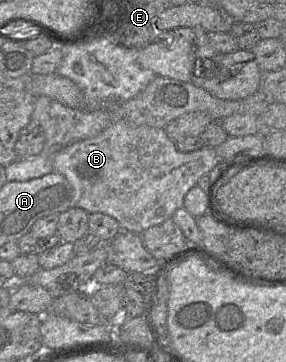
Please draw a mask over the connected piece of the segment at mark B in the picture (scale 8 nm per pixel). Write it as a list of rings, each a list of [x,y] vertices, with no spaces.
[[[117,121],[97,136],[74,142],[70,145],[62,147],[54,151],[53,170],[66,177],[72,187],[72,207],[78,207],[87,213],[103,213],[116,219],[121,230],[131,231],[142,234],[148,228],[161,225],[168,218],[172,218],[174,212],[183,207],[184,198],[187,192],[197,185],[198,180],[211,170],[213,170],[219,162],[215,147],[203,146],[198,150],[190,152],[182,152],[176,148],[174,141],[167,135],[164,128],[151,127],[147,125],[132,125],[125,121]]]

